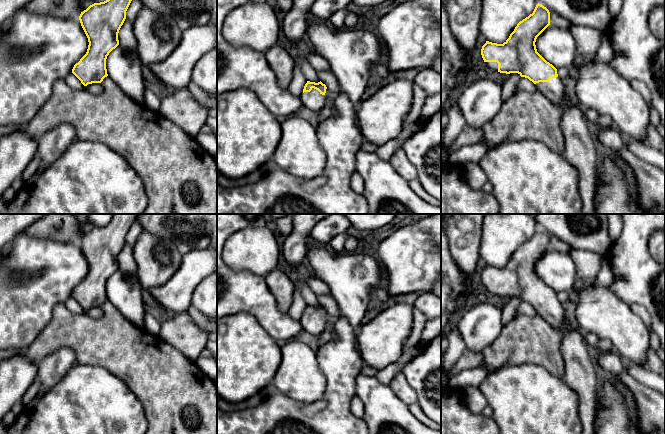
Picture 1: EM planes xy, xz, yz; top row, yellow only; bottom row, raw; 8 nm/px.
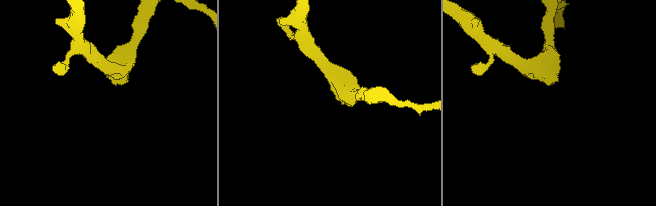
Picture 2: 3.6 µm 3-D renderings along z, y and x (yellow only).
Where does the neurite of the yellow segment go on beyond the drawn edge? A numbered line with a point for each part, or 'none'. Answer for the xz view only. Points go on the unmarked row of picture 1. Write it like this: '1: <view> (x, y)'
1: xz (313, 324)

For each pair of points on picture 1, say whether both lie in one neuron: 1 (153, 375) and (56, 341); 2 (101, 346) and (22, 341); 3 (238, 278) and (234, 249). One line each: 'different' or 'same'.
1: same
2: different
3: different

